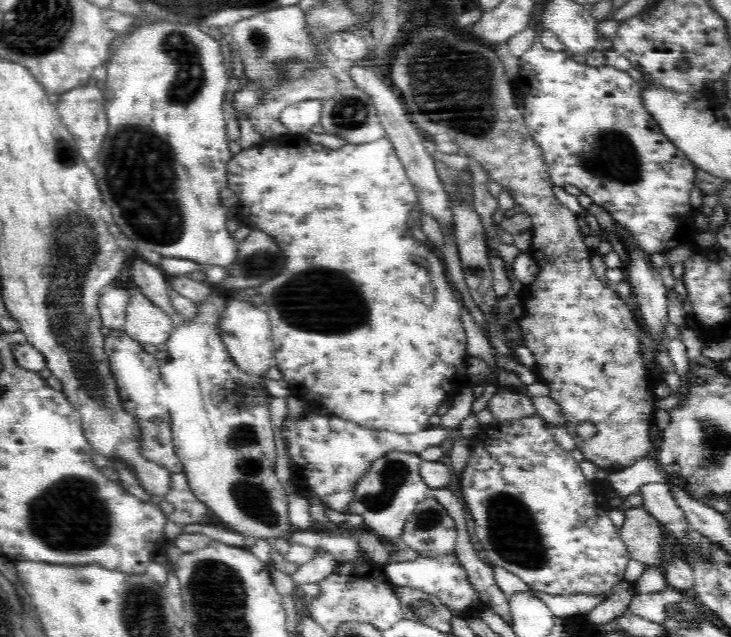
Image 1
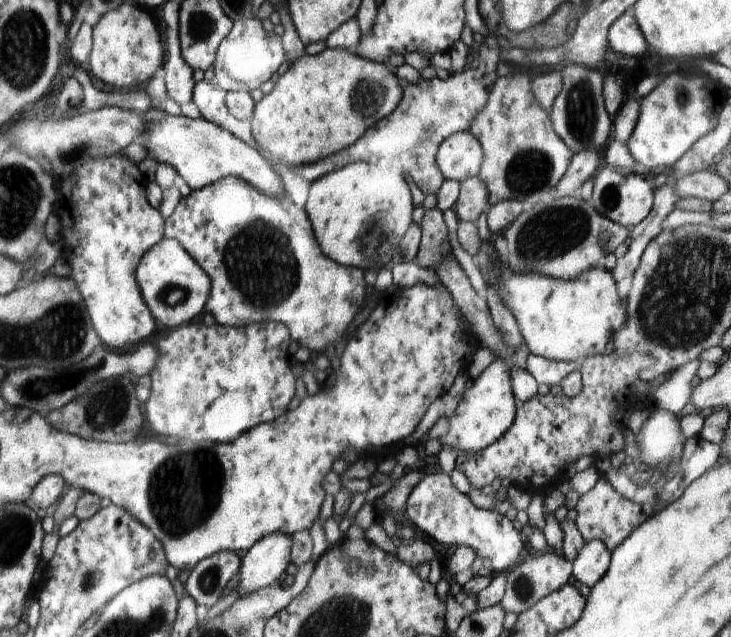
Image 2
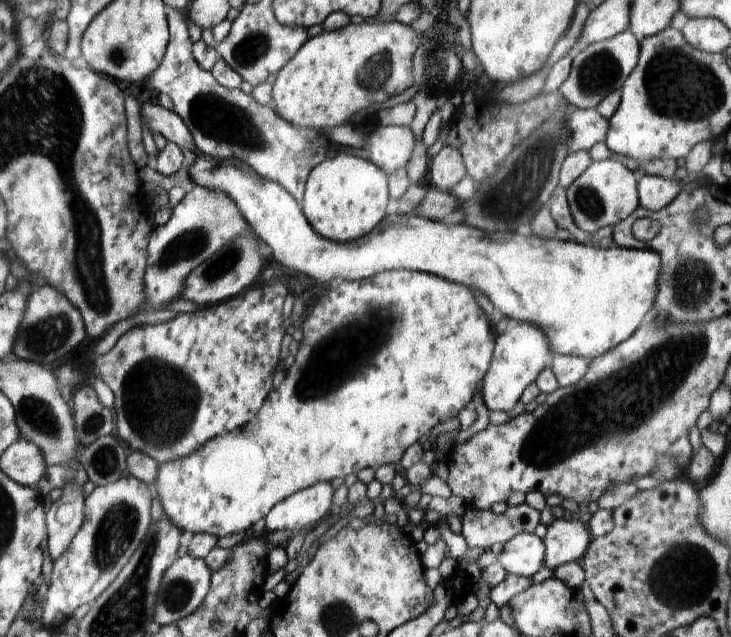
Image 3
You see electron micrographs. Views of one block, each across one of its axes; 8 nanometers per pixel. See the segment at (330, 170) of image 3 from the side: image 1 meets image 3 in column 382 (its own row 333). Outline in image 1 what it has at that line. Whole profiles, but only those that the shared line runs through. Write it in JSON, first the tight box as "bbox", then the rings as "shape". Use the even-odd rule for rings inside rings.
{"bbox":[160,304,293,538],"shape":[[[204,304],[200,308],[200,316],[197,316],[197,308],[193,317],[186,317],[181,323],[174,325],[174,330],[167,340],[168,354],[170,360],[160,367],[162,373],[162,382],[165,384],[167,396],[167,409],[170,411],[171,422],[171,440],[174,443],[174,450],[178,455],[180,462],[183,464],[183,472],[187,478],[190,489],[194,496],[202,501],[206,508],[212,510],[218,518],[222,518],[222,522],[226,526],[230,526],[232,530],[246,534],[246,536],[258,536],[258,538],[288,538],[293,534],[293,523],[288,522],[288,496],[280,484],[280,480],[276,478],[274,468],[276,464],[276,446],[274,446],[274,434],[272,434],[272,422],[270,422],[269,401],[272,396],[268,393],[263,383],[263,377],[246,373],[242,371],[237,363],[233,361],[232,355],[226,348],[225,340],[223,340],[223,332],[220,326],[216,328],[218,322],[218,314],[216,308],[210,304]]]}

